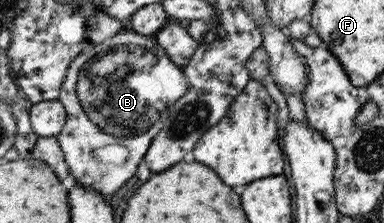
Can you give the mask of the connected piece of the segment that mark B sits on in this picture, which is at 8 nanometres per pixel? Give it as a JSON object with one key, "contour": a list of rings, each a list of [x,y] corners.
{"contour":[[[126,23],[123,26],[123,30],[117,31],[113,37],[103,41],[101,44],[93,45],[89,49],[85,49],[82,53],[75,56],[75,59],[71,60],[71,66],[67,69],[66,82],[62,86],[62,94],[59,95],[59,100],[66,106],[67,120],[63,127],[62,132],[56,136],[61,142],[62,152],[65,154],[67,164],[70,168],[70,181],[72,183],[83,184],[86,188],[99,191],[101,195],[113,197],[113,194],[127,183],[127,180],[131,176],[135,175],[139,164],[145,159],[146,153],[150,149],[150,144],[154,142],[155,135],[159,134],[161,127],[171,112],[173,103],[177,103],[183,95],[186,94],[187,89],[190,87],[190,81],[187,80],[186,73],[183,72],[183,68],[176,65],[174,61],[170,59],[167,52],[163,51],[163,48],[157,43],[157,37],[155,35],[143,35],[128,27]]]}

